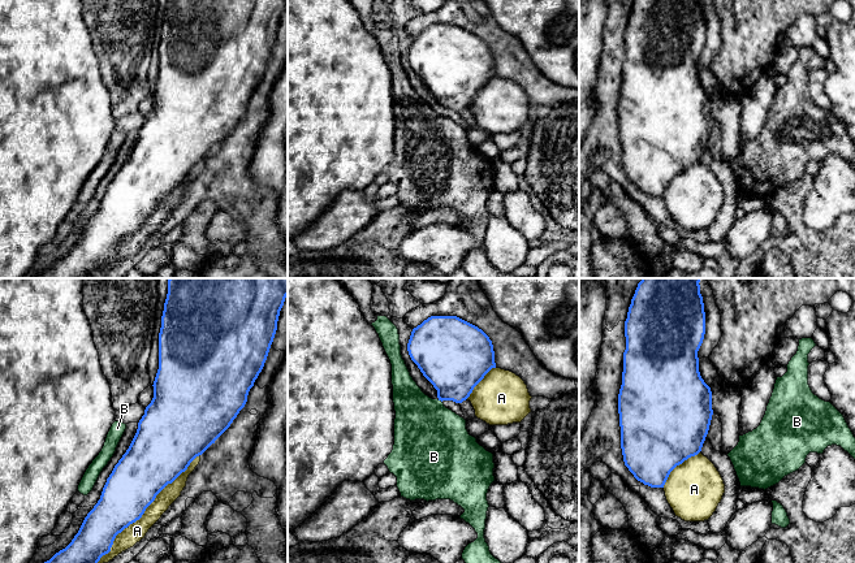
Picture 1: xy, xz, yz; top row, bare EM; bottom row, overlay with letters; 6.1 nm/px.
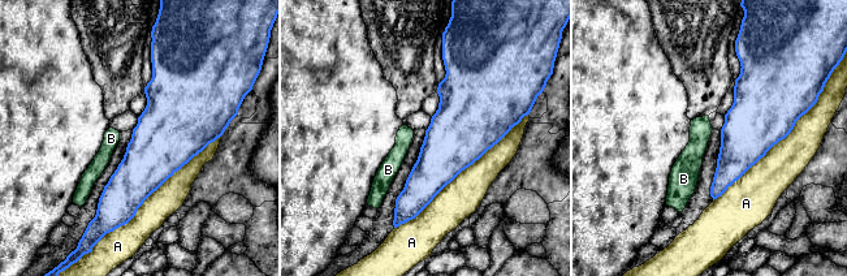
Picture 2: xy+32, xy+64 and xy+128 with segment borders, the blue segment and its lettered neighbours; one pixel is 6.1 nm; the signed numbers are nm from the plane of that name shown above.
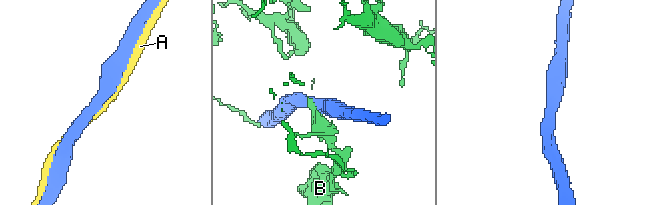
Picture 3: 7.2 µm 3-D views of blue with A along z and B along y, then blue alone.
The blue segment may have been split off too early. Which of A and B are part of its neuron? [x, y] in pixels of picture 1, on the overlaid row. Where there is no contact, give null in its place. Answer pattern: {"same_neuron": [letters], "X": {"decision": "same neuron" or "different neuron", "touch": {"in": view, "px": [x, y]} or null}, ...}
{"same_neuron": ["A"], "A": {"decision": "same neuron", "touch": {"in": "xy", "px": [145, 510]}}, "B": {"decision": "different neuron", "touch": {"in": "xz", "px": [440, 399]}}}

